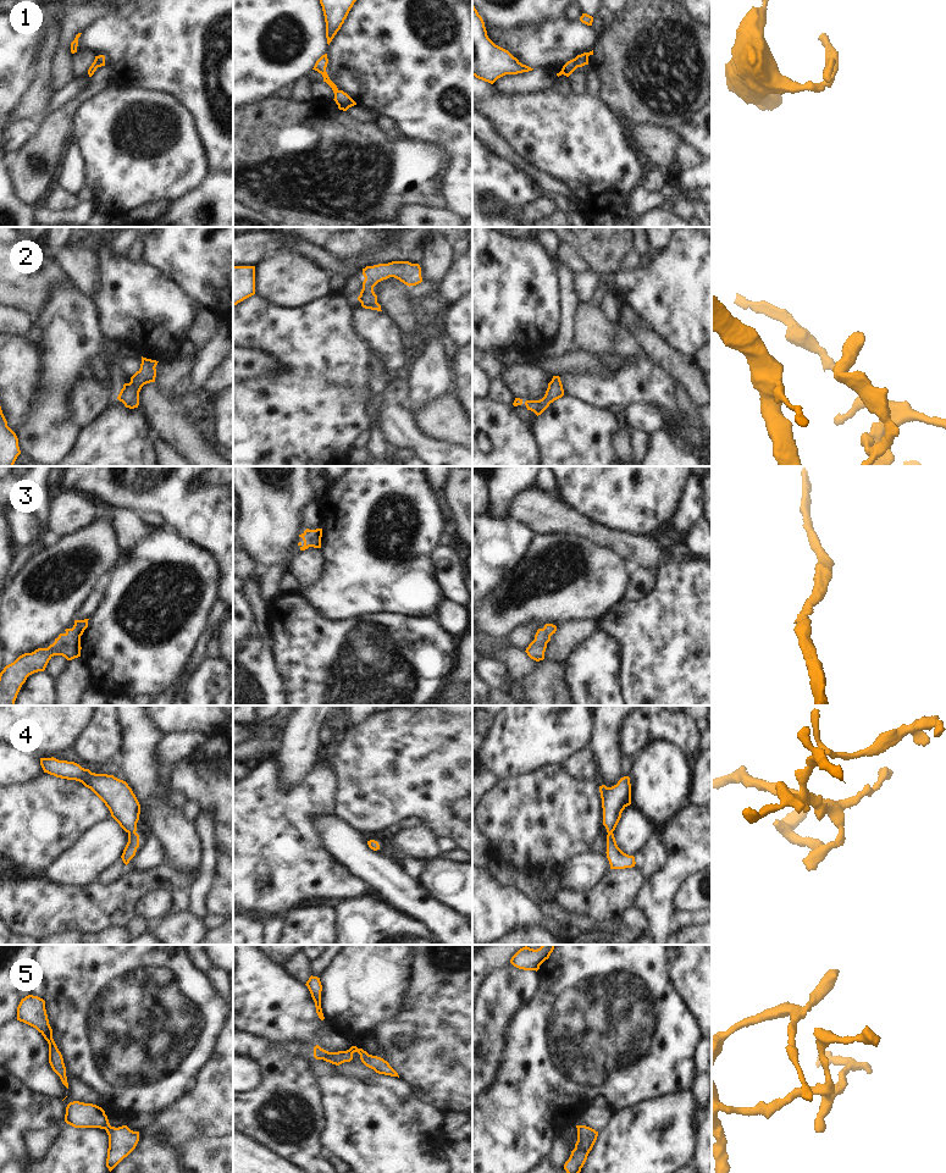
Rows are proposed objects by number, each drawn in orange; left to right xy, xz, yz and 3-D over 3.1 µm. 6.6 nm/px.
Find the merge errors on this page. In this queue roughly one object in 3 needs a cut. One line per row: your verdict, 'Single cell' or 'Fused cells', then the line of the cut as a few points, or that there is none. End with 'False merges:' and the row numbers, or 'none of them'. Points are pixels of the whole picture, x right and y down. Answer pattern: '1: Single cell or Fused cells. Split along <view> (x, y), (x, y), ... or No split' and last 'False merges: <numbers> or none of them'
1: Fused cells. Split along yz (574, 59), (579, 66)
2: Single cell. No split
3: Single cell. No split
4: Single cell. No split
5: Single cell. No split
False merges: 1

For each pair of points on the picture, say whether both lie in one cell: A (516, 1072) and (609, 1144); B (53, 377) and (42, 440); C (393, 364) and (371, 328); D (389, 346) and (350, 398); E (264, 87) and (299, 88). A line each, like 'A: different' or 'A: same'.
A: different
B: same
C: same
D: different
E: different

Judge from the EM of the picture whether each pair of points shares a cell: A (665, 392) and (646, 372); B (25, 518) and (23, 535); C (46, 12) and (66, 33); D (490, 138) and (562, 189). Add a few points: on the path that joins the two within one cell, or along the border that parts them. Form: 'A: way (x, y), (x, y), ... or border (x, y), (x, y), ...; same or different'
A: way (660, 387), (651, 377); same
B: way (23, 521), (23, 531); same
C: border (62, 12), (60, 28), (51, 44); different
D: way (508, 154), (543, 180); same

